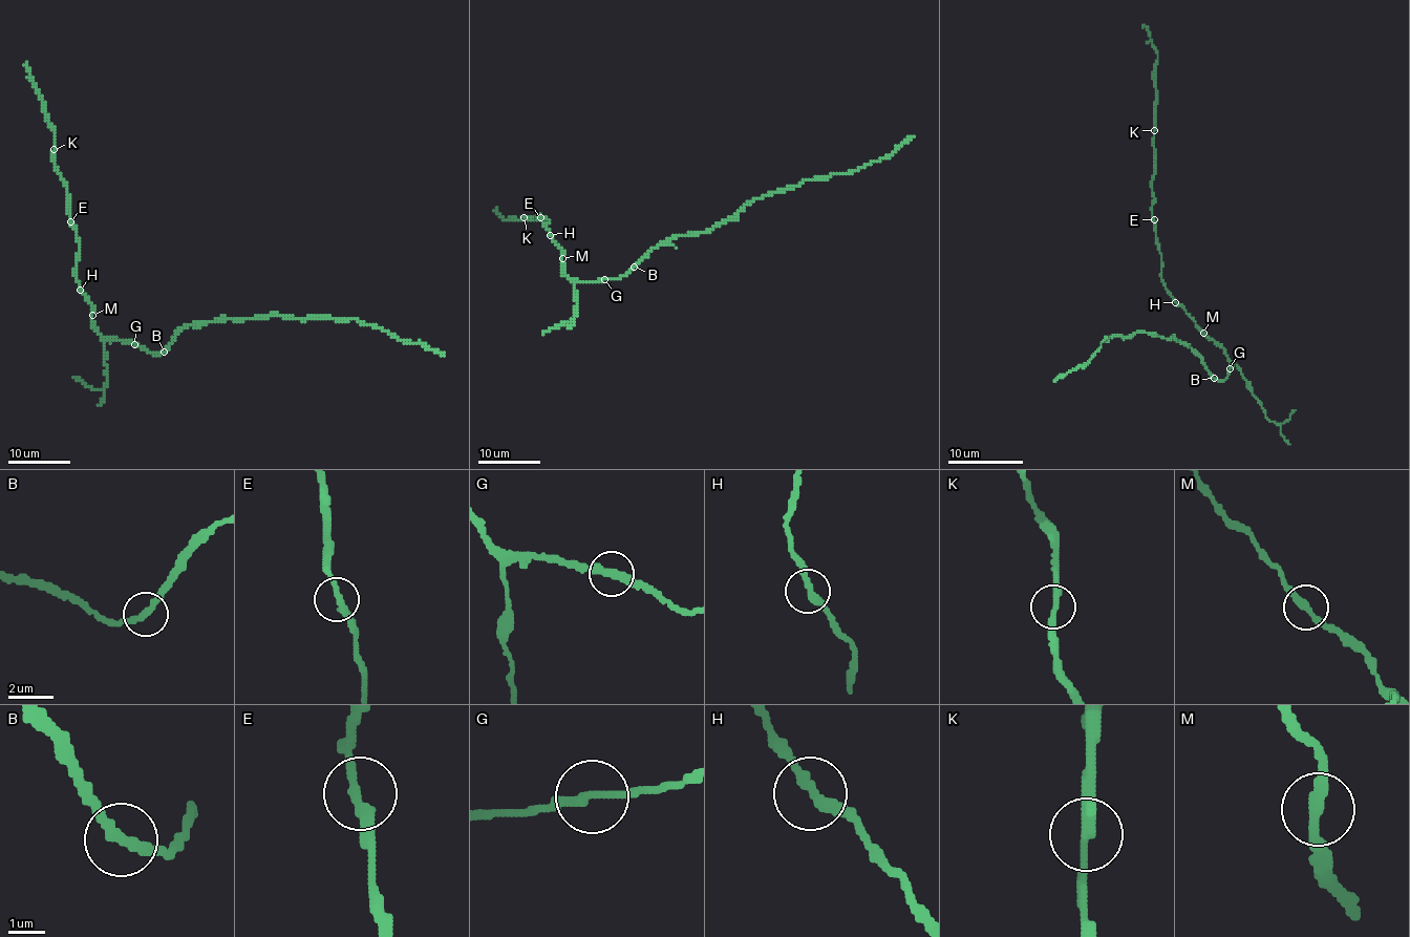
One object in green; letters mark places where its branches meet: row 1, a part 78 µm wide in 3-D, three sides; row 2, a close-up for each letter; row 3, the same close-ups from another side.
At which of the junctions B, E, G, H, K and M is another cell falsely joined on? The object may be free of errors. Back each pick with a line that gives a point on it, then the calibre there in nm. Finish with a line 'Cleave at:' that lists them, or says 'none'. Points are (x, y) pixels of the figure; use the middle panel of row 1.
Cleave at: none

